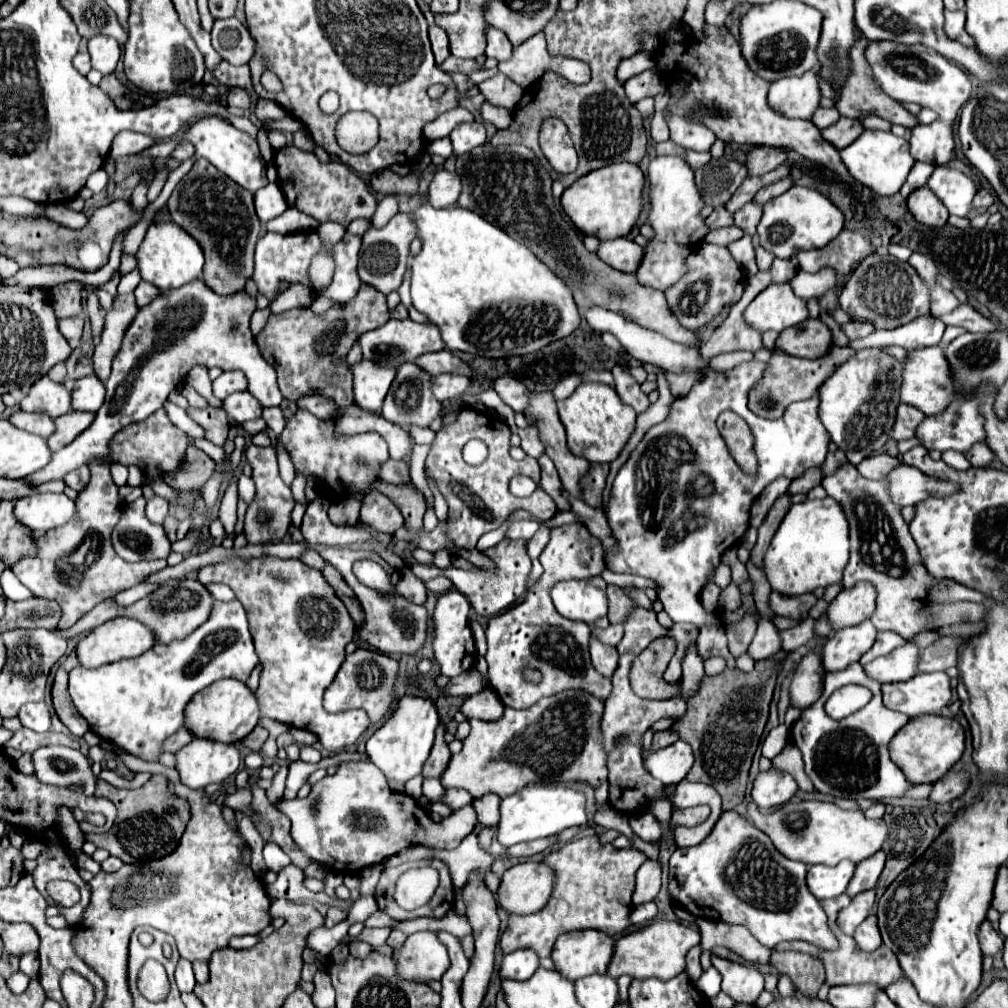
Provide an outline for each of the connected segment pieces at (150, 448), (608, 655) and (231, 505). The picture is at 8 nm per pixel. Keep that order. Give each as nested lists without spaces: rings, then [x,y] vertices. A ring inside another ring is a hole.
[[[159,409],[151,417],[123,429],[123,433],[119,433],[115,441],[111,441],[115,461],[119,461],[121,465],[137,465],[149,479],[175,471],[181,465],[185,447],[187,447],[187,435],[169,421],[165,409]]]
[[[591,637],[589,639],[589,651],[591,651],[591,659],[595,669],[605,675],[611,677],[613,671],[617,669],[617,649],[611,645],[603,645],[599,639]]]
[[[229,483],[223,501],[219,506],[219,520],[223,523],[229,537],[235,537],[235,523],[237,523],[237,483]]]

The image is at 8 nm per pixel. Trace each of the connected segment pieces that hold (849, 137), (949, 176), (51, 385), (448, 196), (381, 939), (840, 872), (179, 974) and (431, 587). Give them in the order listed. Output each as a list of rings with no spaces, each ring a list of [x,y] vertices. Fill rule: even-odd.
[[[841,117],[837,123],[833,123],[831,127],[823,129],[823,139],[827,139],[835,149],[843,149],[847,145],[851,145],[861,133],[861,121],[859,119],[849,119],[849,117]]]
[[[937,165],[927,185],[943,201],[951,215],[967,217],[967,213],[971,213],[977,185],[967,175],[945,165]]]
[[[47,375],[41,377],[29,391],[29,395],[19,405],[23,411],[35,411],[35,413],[49,413],[51,417],[59,417],[71,411],[71,391],[51,381]]]
[[[445,169],[437,171],[429,185],[429,203],[435,207],[449,207],[457,203],[459,195],[461,195],[459,175]]]
[[[383,927],[383,929],[363,929],[363,933],[359,935],[359,937],[355,937],[355,939],[359,939],[359,941],[365,941],[365,943],[369,943],[371,947],[383,947],[383,945],[387,945],[387,937],[389,937],[389,933],[391,933],[393,929],[391,927]]]
[[[841,861],[835,867],[811,865],[807,871],[807,885],[819,901],[829,897],[839,897],[845,893],[853,873],[855,873],[855,863],[851,861]]]
[[[179,959],[177,969],[175,969],[175,981],[181,993],[191,993],[195,987],[195,977],[193,977],[193,969],[191,963],[187,959]]]
[[[443,575],[425,581],[425,589],[427,589],[427,591],[433,591],[433,593],[445,593],[445,591],[449,589],[449,585],[451,585],[449,579],[443,577]]]

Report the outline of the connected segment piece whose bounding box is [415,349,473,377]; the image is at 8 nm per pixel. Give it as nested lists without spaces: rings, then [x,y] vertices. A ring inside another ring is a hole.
[[[443,349],[437,353],[427,353],[423,357],[419,357],[415,363],[419,363],[423,369],[427,369],[431,375],[441,375],[441,373],[455,373],[455,375],[465,375],[465,377],[473,377],[473,371],[469,369],[467,363],[463,363],[457,355],[453,355],[451,351]]]

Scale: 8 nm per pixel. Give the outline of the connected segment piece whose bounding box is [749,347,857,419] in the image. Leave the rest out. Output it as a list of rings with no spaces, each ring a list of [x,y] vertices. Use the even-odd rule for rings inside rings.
[[[835,347],[833,353],[829,353],[827,357],[815,359],[815,361],[799,361],[797,357],[791,357],[787,353],[773,355],[767,367],[767,377],[763,377],[763,381],[759,381],[759,385],[755,385],[755,389],[751,389],[749,393],[749,409],[759,417],[779,419],[791,403],[803,397],[811,397],[811,393],[817,393],[823,381],[831,377],[839,365],[855,357],[855,353],[857,351],[851,347]]]

